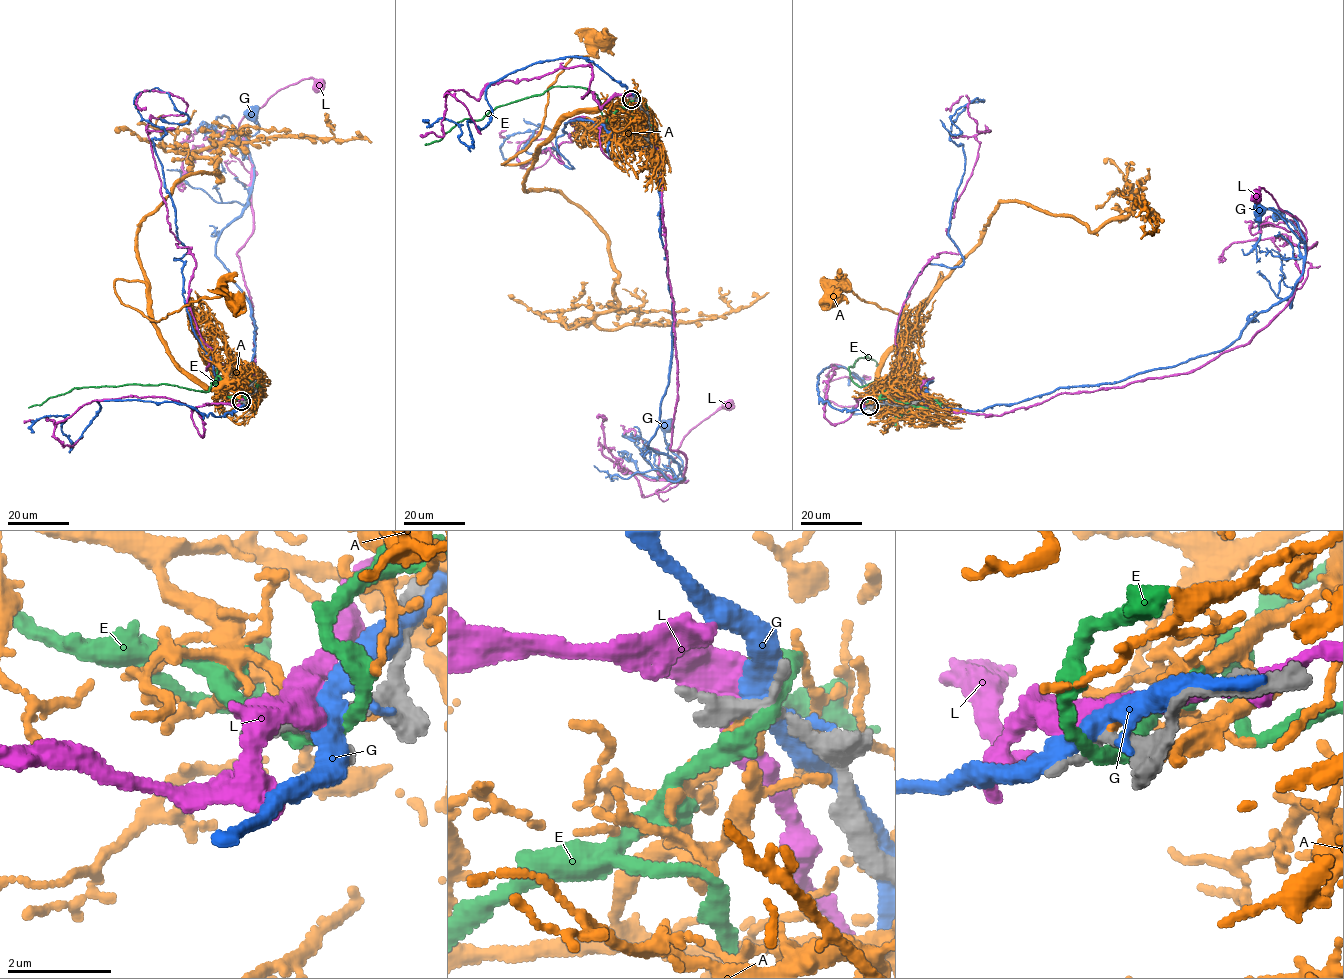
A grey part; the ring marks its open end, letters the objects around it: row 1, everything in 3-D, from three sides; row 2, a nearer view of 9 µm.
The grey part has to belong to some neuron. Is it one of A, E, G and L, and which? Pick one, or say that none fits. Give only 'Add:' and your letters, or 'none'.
Add: none

